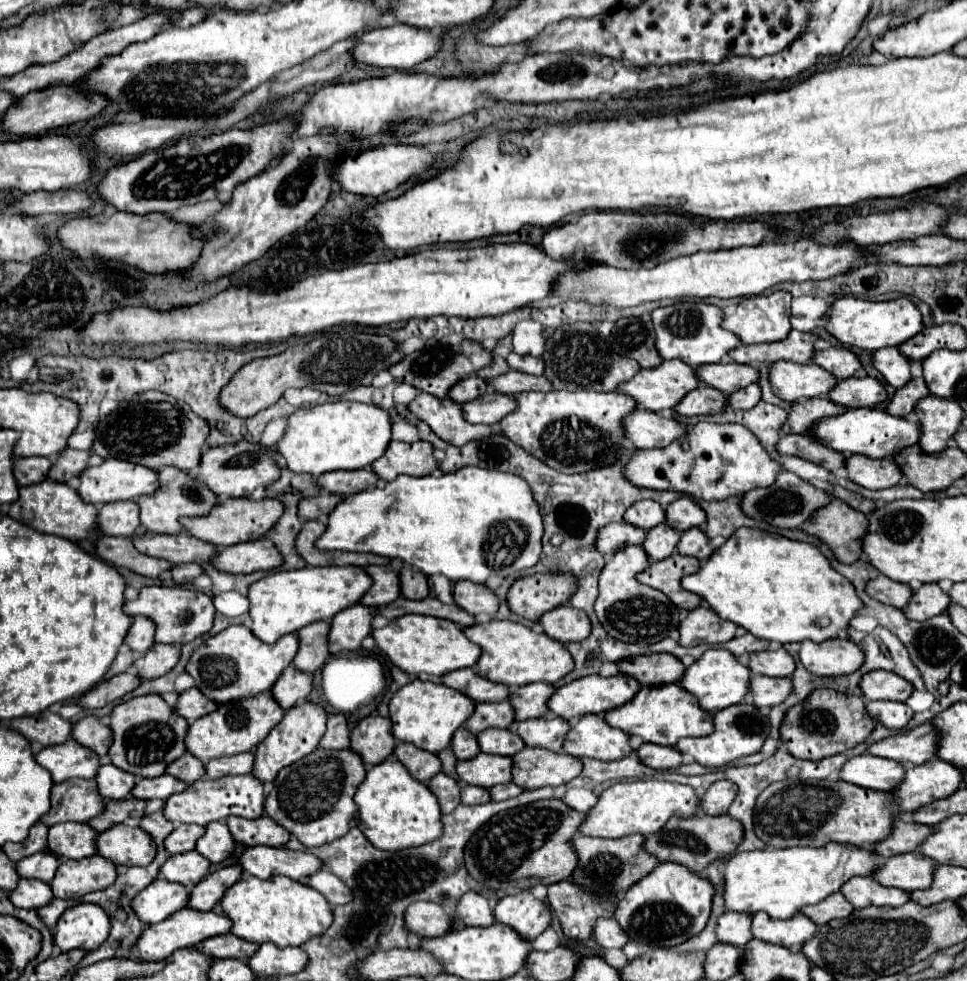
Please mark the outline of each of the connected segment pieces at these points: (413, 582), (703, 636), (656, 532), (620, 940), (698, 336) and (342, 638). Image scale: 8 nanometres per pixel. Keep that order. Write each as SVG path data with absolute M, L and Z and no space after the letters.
M404 566L400 570L400 594L404 598L410 598L410 600L422 600L426 598L430 592L428 592L428 582L426 582L426 576L422 572L418 572L416 568L410 568L410 566Z
M698 606L688 612L688 616L678 626L680 646L696 644L724 644L734 638L736 626L718 618L710 608Z
M662 522L654 528L650 528L650 532L646 532L642 548L646 550L648 558L662 560L662 558L670 556L676 550L678 540L680 540L680 536L666 522Z
M598 918L592 930L592 938L602 948L622 948L628 938L614 918Z
M676 302L676 304L670 304L670 306L662 306L662 308L656 308L652 312L652 324L654 324L654 332L656 332L656 350L660 354L662 360L672 360L672 358L678 358L682 362L686 362L688 366L696 368L700 364L714 364L714 362L720 362L732 348L738 346L738 338L730 332L726 332L720 322L722 322L722 310L716 308L716 306L710 306L710 304L702 304L702 302Z
M356 604L352 608L340 610L330 624L328 632L328 650L330 654L338 654L340 650L358 650L360 642L370 634L370 624L376 608L368 608Z

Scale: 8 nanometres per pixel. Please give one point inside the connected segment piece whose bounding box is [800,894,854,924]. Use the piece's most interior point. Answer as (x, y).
(836, 906)

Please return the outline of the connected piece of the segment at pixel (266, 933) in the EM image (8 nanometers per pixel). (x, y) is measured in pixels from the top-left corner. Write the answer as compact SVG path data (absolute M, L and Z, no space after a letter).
M242 876L230 890L226 890L220 906L224 916L232 920L230 932L234 936L256 944L272 942L278 948L302 946L310 938L324 934L332 924L330 904L326 898L318 890L312 890L286 876L274 876L268 880Z

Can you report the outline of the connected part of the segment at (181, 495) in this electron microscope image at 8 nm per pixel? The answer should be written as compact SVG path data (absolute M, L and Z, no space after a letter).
M162 468L158 472L158 480L160 480L160 486L154 494L148 494L148 496L142 496L136 500L136 504L140 508L140 524L148 532L178 534L182 530L178 518L182 518L182 516L204 516L218 502L216 494L212 494L206 486L198 484L192 478L192 474L186 474L178 468Z

